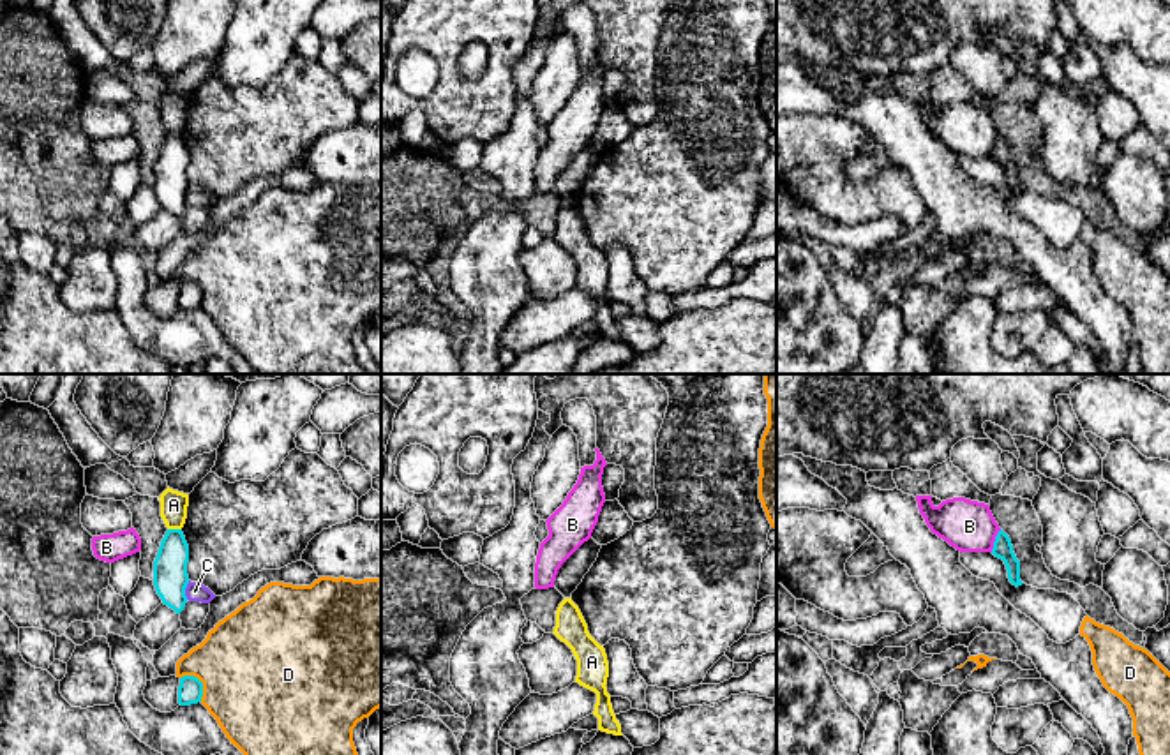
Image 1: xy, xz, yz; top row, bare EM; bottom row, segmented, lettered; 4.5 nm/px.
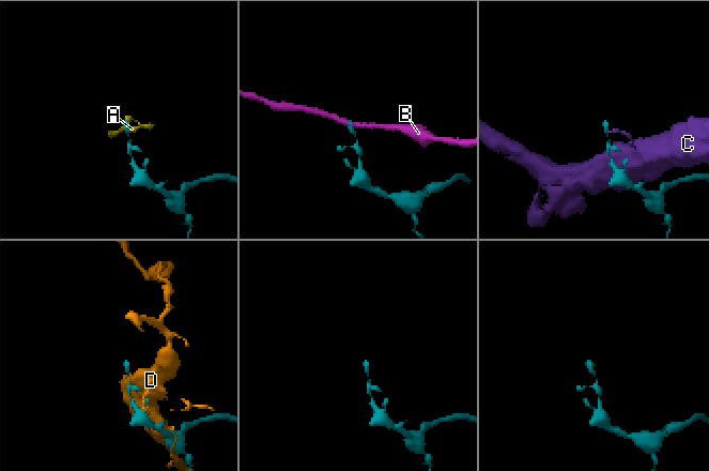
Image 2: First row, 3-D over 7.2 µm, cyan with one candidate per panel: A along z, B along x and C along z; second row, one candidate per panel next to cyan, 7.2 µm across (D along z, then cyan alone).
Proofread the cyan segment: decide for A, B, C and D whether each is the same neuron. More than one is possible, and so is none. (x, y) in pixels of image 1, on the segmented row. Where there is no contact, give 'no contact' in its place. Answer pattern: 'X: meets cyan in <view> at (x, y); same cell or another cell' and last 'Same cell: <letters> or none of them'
A: meets cyan in xy at (175, 530); another cell
B: meets cyan in yz at (996, 540); another cell
C: meets cyan in xy at (184, 590); another cell
D: meets cyan in xy at (200, 681); another cell
Same cell: none of them

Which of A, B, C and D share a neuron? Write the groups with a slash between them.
A / B / C / D

